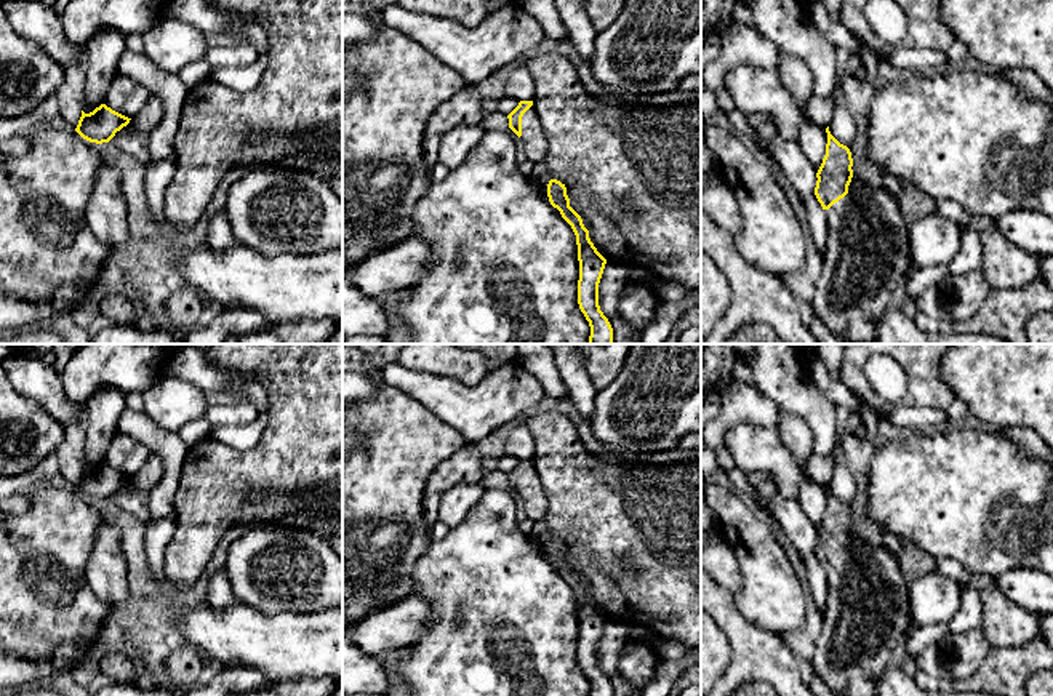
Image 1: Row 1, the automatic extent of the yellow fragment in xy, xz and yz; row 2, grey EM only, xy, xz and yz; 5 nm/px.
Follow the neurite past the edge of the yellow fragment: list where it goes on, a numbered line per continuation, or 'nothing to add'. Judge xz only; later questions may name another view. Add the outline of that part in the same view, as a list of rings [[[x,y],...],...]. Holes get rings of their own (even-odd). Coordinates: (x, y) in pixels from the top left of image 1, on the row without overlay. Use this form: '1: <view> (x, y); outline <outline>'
1: xz (535, 501); outline [[[531,464],[522,475],[522,502],[528,518],[543,522],[549,510],[549,501],[543,490],[541,478]]]

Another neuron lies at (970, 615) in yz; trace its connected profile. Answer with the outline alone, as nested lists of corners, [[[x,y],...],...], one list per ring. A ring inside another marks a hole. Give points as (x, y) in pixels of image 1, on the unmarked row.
[[[963,587],[960,608],[947,622],[947,632],[962,634],[970,629],[979,629],[984,621],[984,605],[979,590]]]

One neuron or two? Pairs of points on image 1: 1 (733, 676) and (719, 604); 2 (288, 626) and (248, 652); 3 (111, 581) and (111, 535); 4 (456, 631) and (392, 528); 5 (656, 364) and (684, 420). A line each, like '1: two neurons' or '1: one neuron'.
1: one neuron
2: one neuron
3: one neuron
4: two neurons
5: one neuron

